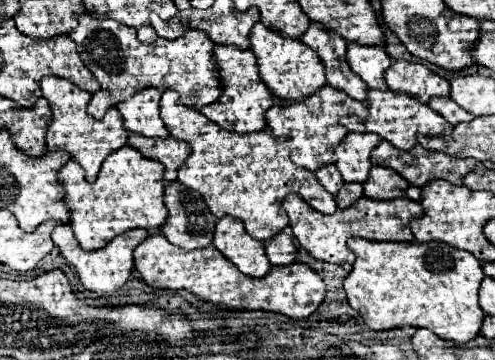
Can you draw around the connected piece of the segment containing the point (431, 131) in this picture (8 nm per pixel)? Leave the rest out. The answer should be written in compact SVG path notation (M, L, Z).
M370 90L368 92L368 120L366 132L378 134L382 140L388 140L398 150L412 150L416 146L416 134L424 136L444 136L452 132L452 124L434 112L430 106L420 104L408 94L396 94L392 90Z

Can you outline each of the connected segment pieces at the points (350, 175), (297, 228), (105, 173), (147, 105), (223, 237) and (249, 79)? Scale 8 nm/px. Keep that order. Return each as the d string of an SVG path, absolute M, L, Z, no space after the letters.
M350 132L344 142L336 148L336 166L346 182L360 182L364 184L368 180L372 162L370 152L374 146L378 146L382 140L374 134L356 134Z
M296 194L286 196L282 206L288 212L290 228L294 232L294 238L300 242L300 246L304 250L308 250L316 260L332 262L332 264L346 264L346 262L352 264L354 262L354 254L346 246L346 240L350 236L378 240L378 242L412 242L414 236L410 232L410 220L414 216L422 214L420 202L414 202L408 198L398 198L398 200L390 200L390 202L374 202L374 200L366 200L366 196L364 196L354 206L350 206L346 210L336 210L330 216L312 210Z
M124 146L112 152L96 178L94 184L88 184L82 176L78 162L70 160L58 174L60 182L66 188L66 204L72 212L72 232L78 238L80 246L88 252L104 248L112 238L124 234L132 228L144 228L148 232L160 230L168 218L164 206L164 170L156 160L144 158L130 146Z
M146 88L116 106L124 116L124 126L128 132L136 132L150 138L170 136L160 118L160 96L162 92L158 88Z
M230 216L218 220L214 232L214 246L246 276L262 278L272 268L264 252L264 244L248 236L242 222Z
M216 46L214 48L214 58L216 64L220 66L220 76L222 76L222 94L216 102L210 106L204 106L200 112L222 126L224 130L238 132L238 134L248 134L248 132L260 132L266 128L266 110L274 106L274 96L262 84L262 78L258 76L258 64L254 60L254 52L250 50L240 50L234 46Z

